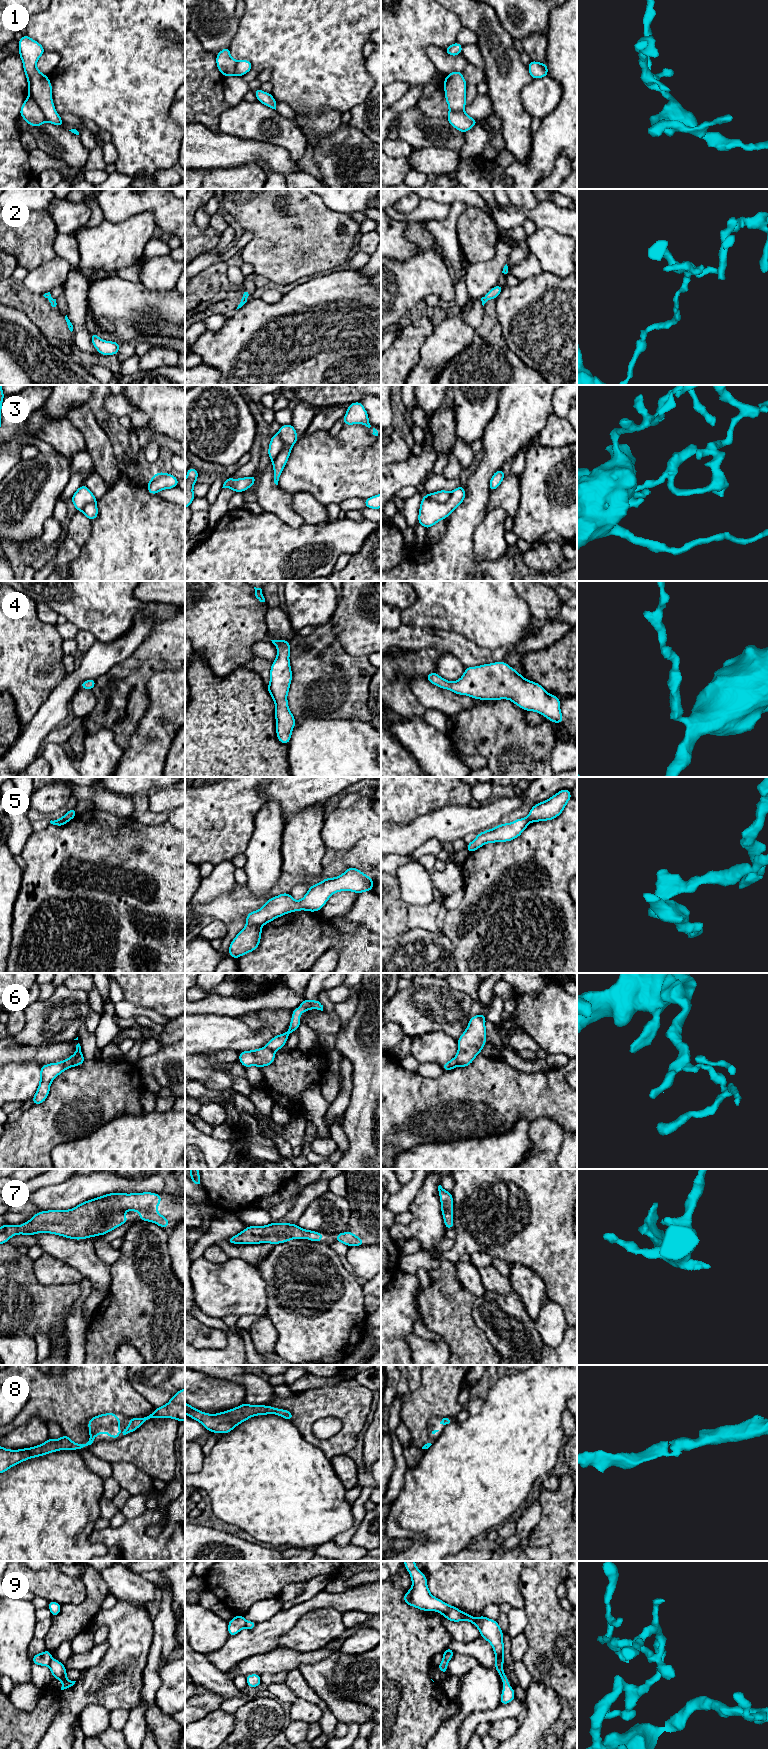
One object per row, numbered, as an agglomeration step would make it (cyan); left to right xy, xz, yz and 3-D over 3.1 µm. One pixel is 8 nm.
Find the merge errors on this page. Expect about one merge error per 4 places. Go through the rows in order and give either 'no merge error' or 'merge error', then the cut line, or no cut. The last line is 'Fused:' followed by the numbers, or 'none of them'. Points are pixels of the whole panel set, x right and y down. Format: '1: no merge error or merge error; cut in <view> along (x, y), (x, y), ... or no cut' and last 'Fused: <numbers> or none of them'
1: merge error; cut in xy along (29, 94), (47, 120)
2: no merge error; no cut
3: merge error; cut in yz along (451, 493), (450, 497), (444, 502), (436, 502), (426, 495)
4: no merge error; no cut
5: merge error; cut in xz along (246, 924), (260, 926)
6: merge error; cut in xy along (81, 1053), (73, 1060), (71, 1065)
7: no merge error; no cut
8: no merge error; no cut
9: merge error; cut in xy along (51, 1659), (48, 1665)
Fused: 1, 3, 5, 6, 9

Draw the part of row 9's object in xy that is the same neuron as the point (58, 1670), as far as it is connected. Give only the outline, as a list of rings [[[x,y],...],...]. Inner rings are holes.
[[[51,1659],[49,1667],[53,1675],[53,1678],[62,1681],[61,1690],[71,1688],[75,1684],[76,1681],[71,1681],[67,1679],[66,1677],[67,1669],[59,1660]]]

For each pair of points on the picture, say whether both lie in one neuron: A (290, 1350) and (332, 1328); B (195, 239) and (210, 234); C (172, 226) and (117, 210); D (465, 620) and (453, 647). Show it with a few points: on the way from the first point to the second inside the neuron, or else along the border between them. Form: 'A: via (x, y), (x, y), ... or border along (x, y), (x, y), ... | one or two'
A: via (300, 1340), (312, 1328), (322, 1328) | one
B: via (199, 239), (206, 238) | one
C: via (158, 212), (151, 205), (131, 205) | one
D: border along (436, 629), (457, 632), (479, 646) | two

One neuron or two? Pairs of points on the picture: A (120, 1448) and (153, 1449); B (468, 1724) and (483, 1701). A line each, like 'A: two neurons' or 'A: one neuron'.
A: one neuron
B: two neurons

